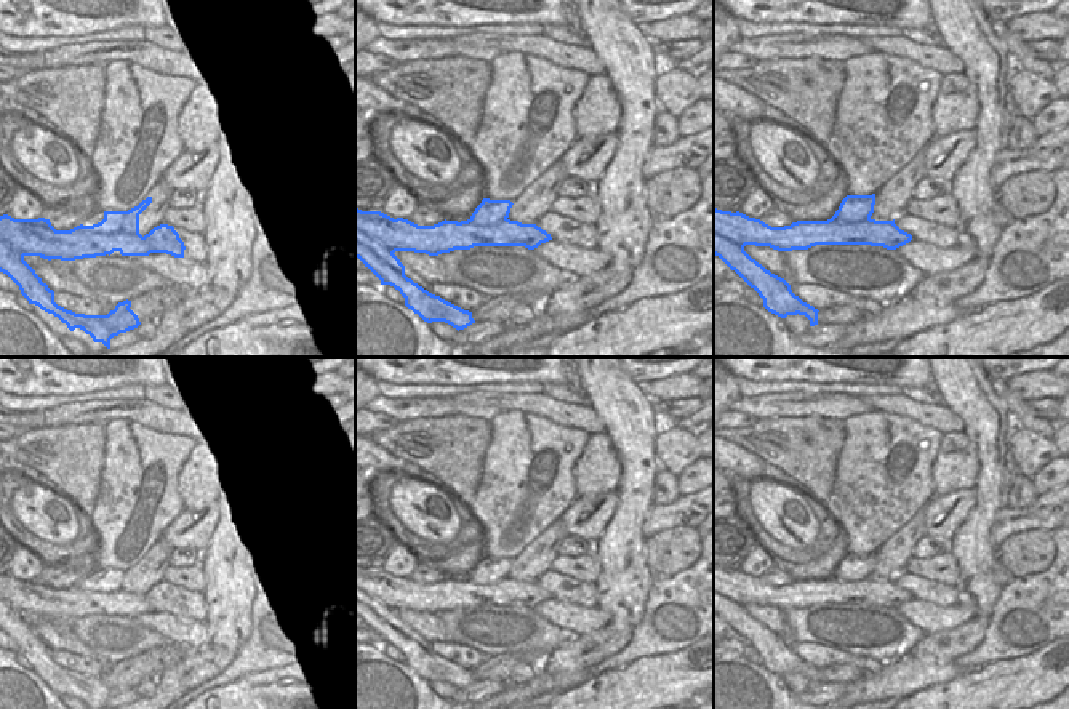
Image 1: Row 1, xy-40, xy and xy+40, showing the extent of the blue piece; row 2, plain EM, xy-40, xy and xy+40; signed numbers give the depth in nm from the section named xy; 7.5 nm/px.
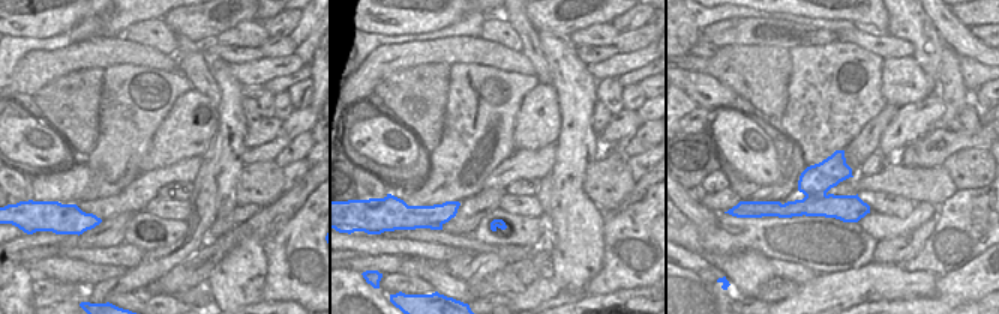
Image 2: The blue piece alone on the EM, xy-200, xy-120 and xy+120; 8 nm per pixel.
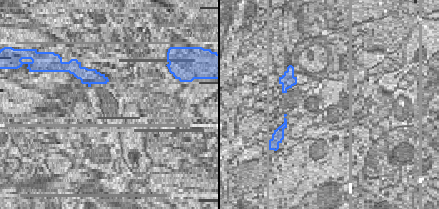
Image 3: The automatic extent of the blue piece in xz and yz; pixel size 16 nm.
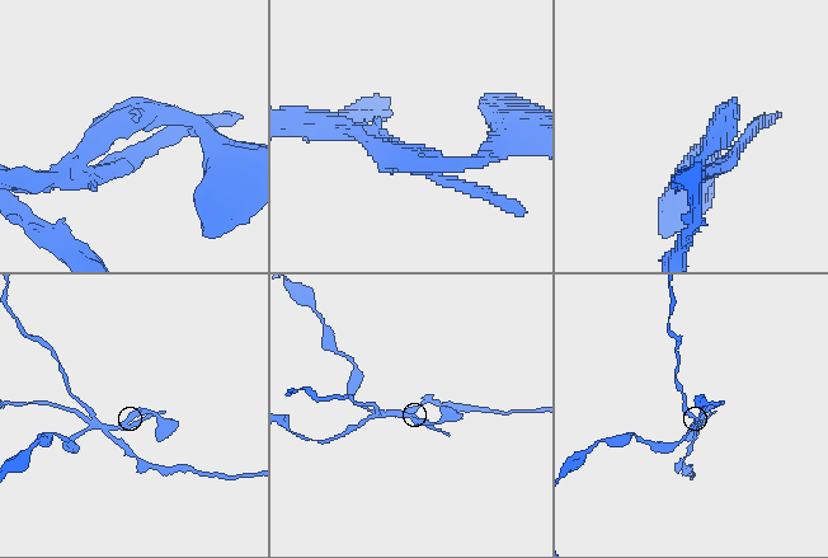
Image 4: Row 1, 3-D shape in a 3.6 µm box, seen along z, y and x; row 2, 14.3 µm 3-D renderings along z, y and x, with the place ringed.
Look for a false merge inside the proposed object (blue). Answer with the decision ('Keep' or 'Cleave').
Cleave

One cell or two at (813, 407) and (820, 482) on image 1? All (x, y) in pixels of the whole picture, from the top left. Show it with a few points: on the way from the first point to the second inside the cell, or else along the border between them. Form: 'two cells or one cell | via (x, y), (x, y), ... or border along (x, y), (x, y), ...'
two cells | border along (776, 416), (831, 416), (844, 420)

